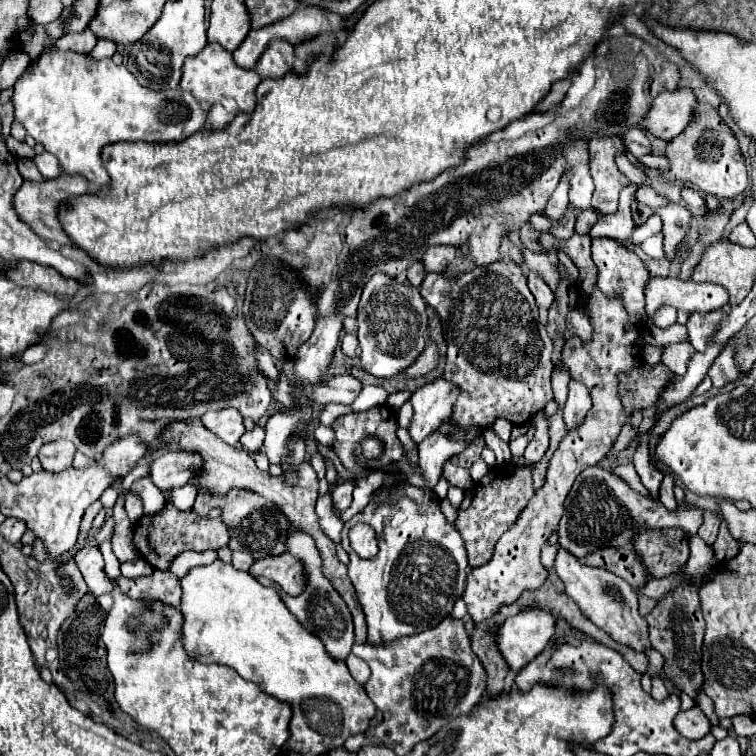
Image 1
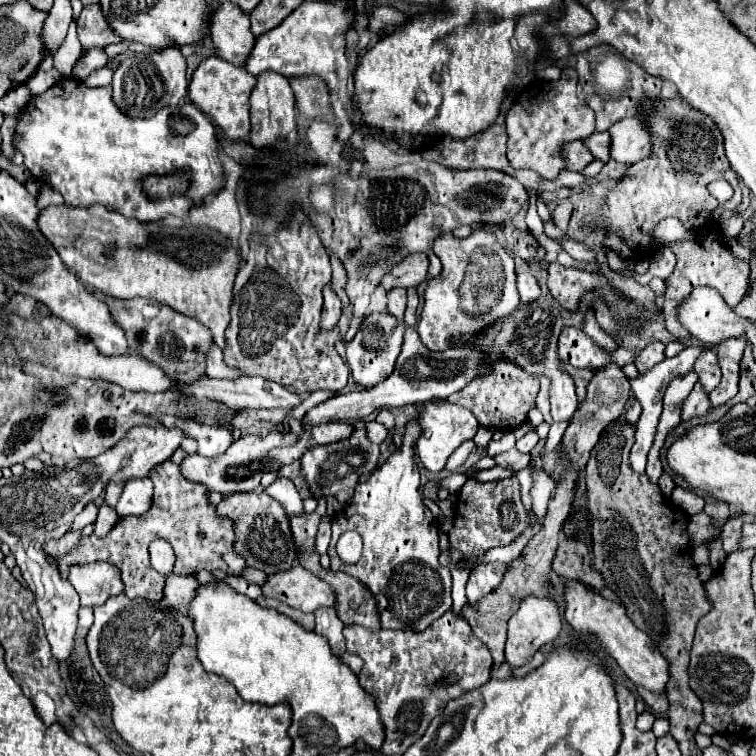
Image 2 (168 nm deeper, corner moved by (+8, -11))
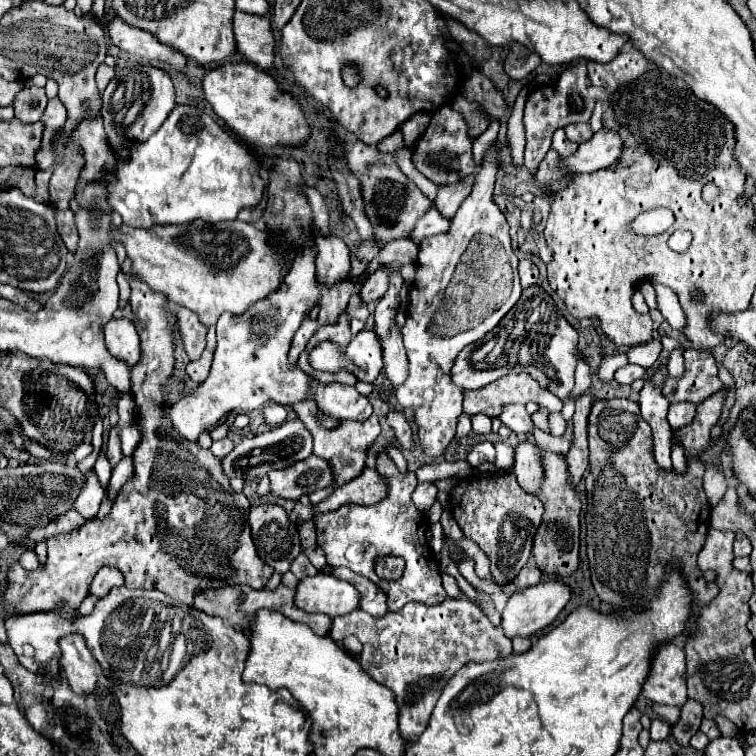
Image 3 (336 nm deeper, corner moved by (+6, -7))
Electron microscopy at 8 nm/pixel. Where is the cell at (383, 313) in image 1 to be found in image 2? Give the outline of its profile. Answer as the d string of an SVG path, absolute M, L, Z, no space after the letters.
M386 311L364 317L356 337L346 347L346 359L350 365L352 377L358 385L368 389L368 387L374 387L376 383L382 383L384 379L388 379L388 375L392 375L396 359L402 351L404 331L406 331L406 321L398 321L398 317L394 317Z

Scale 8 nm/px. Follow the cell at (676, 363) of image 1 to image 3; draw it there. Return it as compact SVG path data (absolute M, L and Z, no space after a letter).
M652 339L650 343L630 347L630 349L626 351L626 357L628 357L628 363L634 363L634 365L640 365L640 367L648 369L648 367L652 367L652 365L654 365L654 361L658 359L660 351L662 351L660 341Z

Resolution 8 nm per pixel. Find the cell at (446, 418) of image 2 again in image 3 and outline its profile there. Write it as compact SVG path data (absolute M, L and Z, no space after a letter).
M496 143L484 153L472 191L450 219L450 229L426 237L418 245L418 269L410 287L406 325L402 329L410 373L404 385L396 389L396 397L402 407L414 409L420 447L428 457L440 457L444 453L446 445L456 435L456 421L462 413L464 391L450 379L454 359L468 343L474 343L492 331L522 293L516 271L518 257L510 247L508 223L492 201L500 163L498 153L500 149Z

